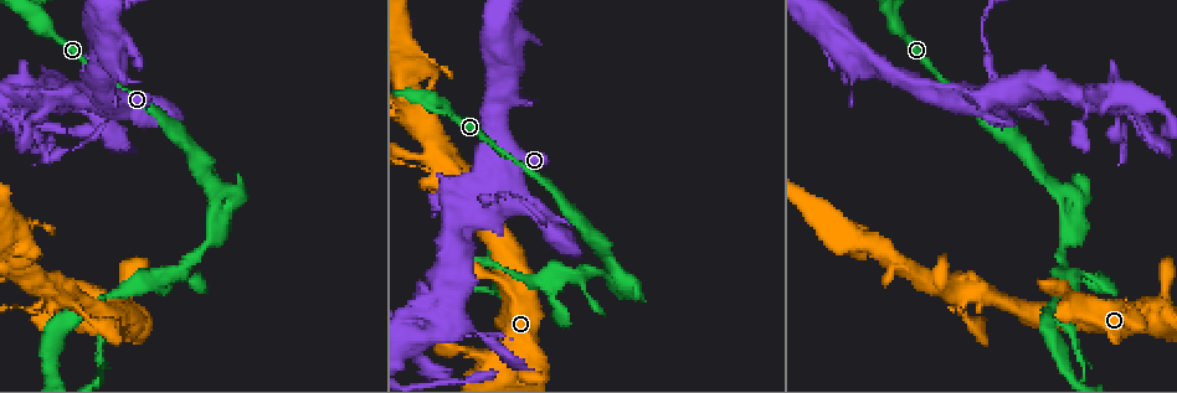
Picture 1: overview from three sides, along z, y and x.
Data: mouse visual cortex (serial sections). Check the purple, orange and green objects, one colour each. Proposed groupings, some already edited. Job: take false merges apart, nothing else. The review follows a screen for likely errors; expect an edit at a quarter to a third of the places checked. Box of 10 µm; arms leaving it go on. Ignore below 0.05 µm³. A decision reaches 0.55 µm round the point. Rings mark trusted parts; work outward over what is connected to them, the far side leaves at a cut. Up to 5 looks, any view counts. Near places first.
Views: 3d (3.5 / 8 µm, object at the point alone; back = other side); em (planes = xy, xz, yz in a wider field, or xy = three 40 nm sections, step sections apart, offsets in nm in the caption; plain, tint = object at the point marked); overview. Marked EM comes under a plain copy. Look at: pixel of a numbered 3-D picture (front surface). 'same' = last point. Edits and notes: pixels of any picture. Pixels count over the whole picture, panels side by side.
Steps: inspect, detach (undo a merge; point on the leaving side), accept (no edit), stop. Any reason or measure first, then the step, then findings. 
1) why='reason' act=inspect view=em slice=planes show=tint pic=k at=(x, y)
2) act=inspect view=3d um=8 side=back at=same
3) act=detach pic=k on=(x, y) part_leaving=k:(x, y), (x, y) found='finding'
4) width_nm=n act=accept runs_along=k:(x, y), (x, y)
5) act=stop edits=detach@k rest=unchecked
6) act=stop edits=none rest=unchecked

why='branch point' act=inspect view=3d um=3.5 pic=1 at=(486, 259)

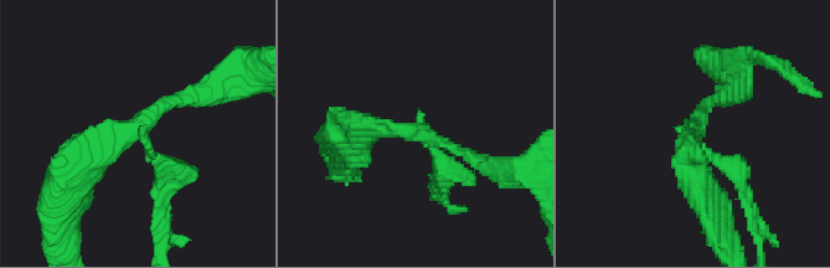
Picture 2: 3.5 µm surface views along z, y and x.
act=inspect view=em slice=xy step=2 show=tint pic=2 at=(141, 126)

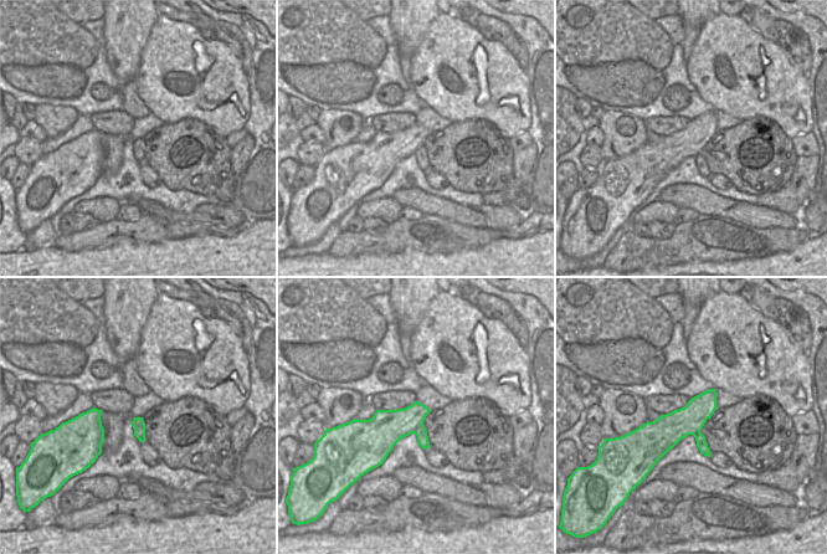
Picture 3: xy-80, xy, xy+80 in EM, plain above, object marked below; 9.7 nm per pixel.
width_nm=320 act=accept runs_along=2:(204, 89), (161, 104), (70, 178) found='continuous, no second cell'

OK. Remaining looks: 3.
why='narrows sharply' act=inspect view=3d um=3.5 pic=1 at=(87, 318)

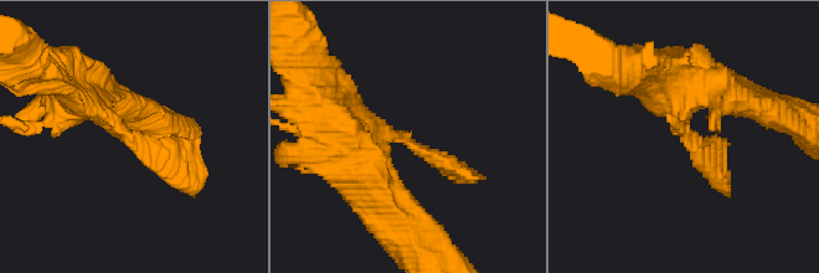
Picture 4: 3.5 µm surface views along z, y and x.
act=inspect view=em slice=xy step=2 show=tint pic=4 at=(690, 143)

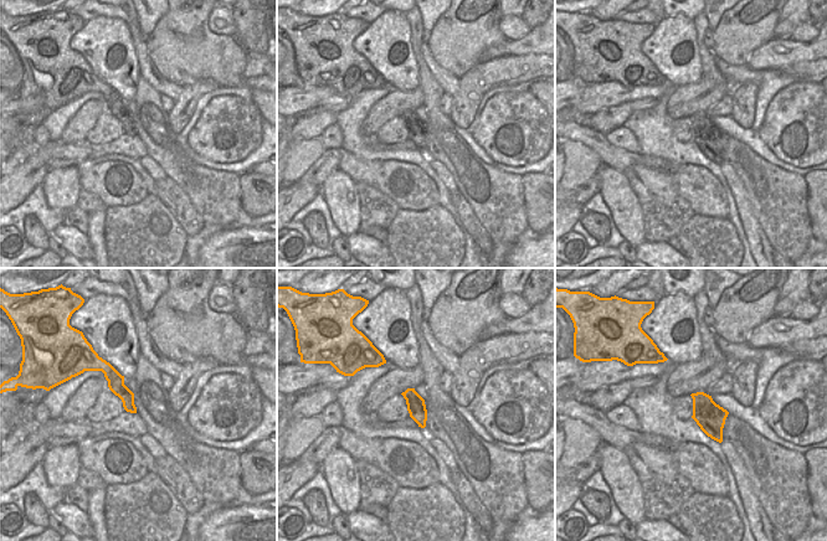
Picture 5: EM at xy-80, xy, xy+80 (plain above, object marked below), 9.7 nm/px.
why='another direction' act=inspect view=em slice=xy step=1 show=tint at=same

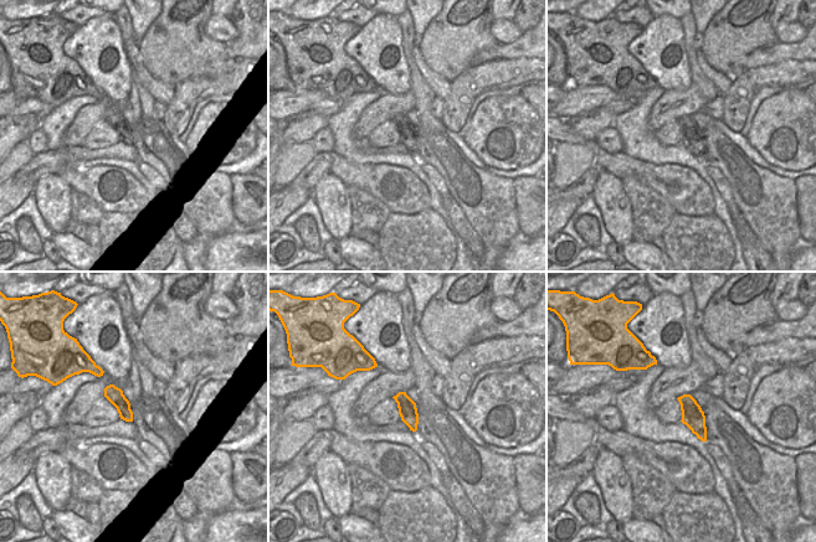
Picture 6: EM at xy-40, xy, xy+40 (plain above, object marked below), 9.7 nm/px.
act=accept runs_along=4:(65, 83), (168, 171), (199, 175) found='one cell here'

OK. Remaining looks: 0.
act=stop edits=none rest=unchecked

